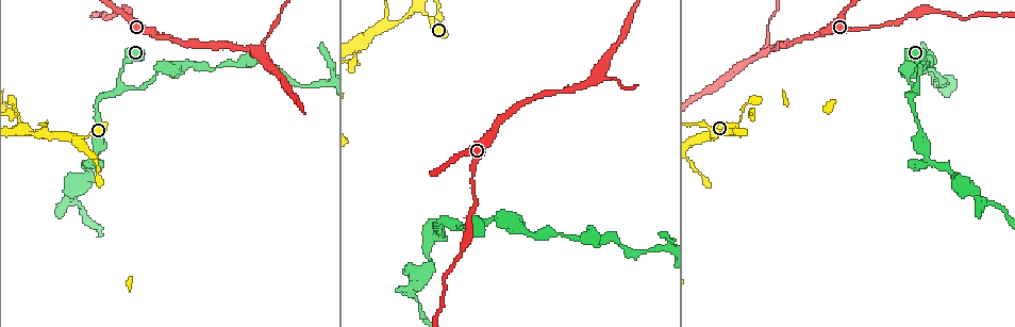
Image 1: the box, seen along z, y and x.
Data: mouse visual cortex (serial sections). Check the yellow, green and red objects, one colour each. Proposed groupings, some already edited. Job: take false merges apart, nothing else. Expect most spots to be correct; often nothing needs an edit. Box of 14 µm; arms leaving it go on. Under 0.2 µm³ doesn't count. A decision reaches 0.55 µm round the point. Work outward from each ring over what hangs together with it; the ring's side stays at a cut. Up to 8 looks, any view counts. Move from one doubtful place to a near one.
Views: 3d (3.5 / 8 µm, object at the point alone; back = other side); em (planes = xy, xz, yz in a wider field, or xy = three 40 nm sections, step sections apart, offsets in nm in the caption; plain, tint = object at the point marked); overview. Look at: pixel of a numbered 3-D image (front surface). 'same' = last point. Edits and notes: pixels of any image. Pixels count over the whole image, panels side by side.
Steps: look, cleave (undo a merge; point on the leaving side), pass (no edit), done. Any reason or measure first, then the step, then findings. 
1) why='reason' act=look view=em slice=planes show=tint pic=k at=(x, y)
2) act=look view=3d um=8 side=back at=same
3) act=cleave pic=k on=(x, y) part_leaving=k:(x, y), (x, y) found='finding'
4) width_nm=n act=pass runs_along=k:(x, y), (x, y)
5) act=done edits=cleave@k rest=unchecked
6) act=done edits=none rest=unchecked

act=look view=3d um=8 pic=1 at=(121, 86)

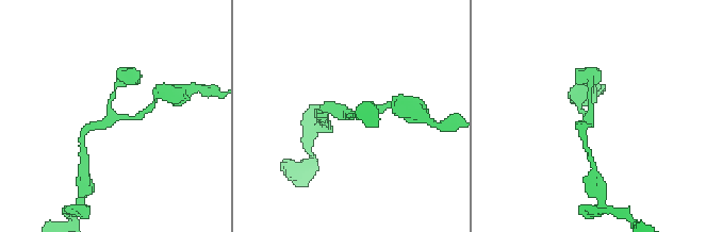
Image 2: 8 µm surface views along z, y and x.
why='shape alone is not enough' act=look view=em slice=planes show=tint pic=2 at=(111, 118)

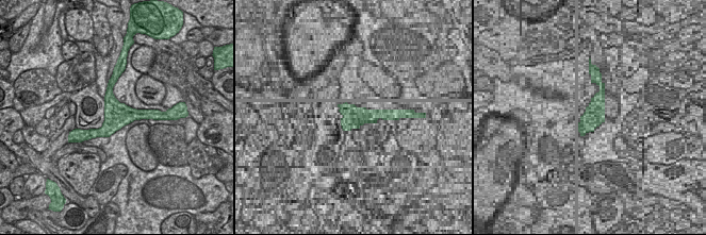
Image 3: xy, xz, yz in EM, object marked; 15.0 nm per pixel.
width_nm=380 act=pass runs_along=2:(114, 89), (109, 104), (113, 118), (85, 130) found='one cell here'

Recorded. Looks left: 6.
why='sharp bend' act=look view=3d um=3.5 pic=1 at=(600, 237)

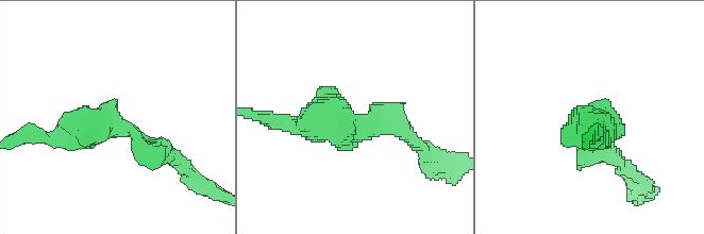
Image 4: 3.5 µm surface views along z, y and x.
act=look view=em slice=xy step=2 show=tint pic=4 at=(355, 124)

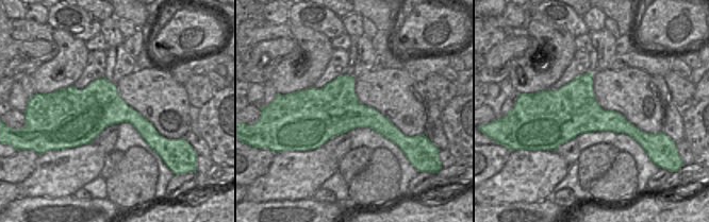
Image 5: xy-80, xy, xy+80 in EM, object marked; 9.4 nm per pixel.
act=pass runs_along=4:(50, 138), (112, 122), (165, 152) found='continuous, no second cell'

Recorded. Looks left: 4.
why='three arms meet' act=look view=3d um=3.5 pic=1 at=(596, 79)

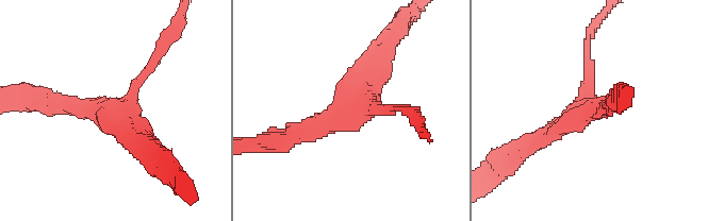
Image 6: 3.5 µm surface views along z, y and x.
arms=3 arm_widths_nm=150,250,250 why='shape alone is not enough' act=look view=em slice=planes show=tint pic=6 at=(583, 117)

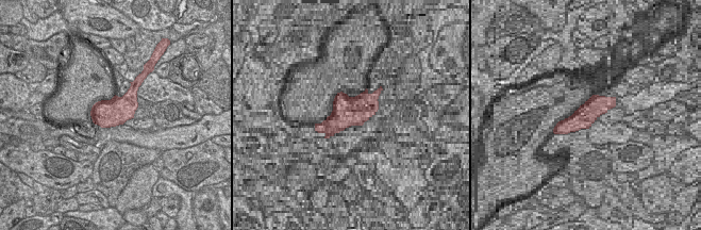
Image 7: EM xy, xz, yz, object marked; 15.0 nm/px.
act=look view=em slice=xy step=3 show=tint at=same

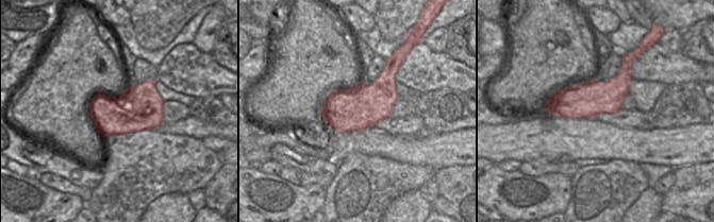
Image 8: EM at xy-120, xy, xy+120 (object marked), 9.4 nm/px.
act=pass runs_along=6:(290, 138), (362, 95), (384, 53) found='one cell here'

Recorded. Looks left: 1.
act=done edits=none rest=unchecked

